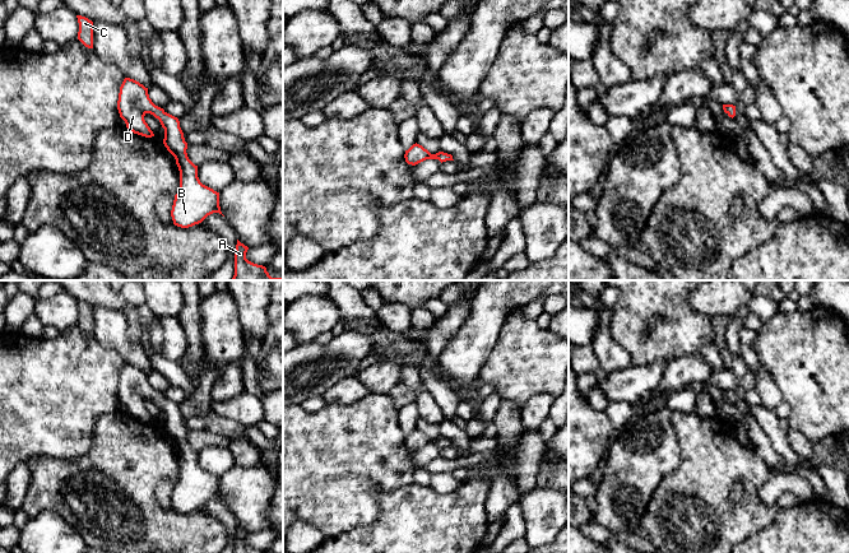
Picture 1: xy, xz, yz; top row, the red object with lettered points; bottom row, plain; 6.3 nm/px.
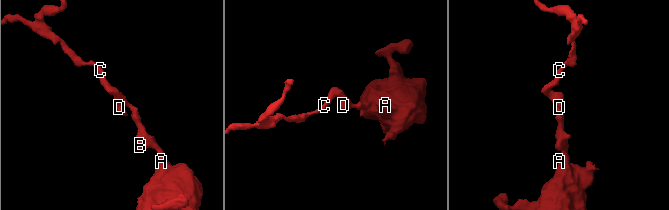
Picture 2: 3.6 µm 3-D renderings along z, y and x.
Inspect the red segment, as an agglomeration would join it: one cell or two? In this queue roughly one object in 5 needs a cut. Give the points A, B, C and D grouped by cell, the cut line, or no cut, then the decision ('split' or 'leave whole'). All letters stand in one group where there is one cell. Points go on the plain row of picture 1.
groups A B C D; cut none; leave whole

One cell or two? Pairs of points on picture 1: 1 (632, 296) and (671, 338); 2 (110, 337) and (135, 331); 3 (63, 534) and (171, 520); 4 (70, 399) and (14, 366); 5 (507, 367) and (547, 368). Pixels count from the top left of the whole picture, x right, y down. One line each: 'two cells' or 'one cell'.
1: one cell
2: two cells
3: two cells
4: one cell
5: one cell

